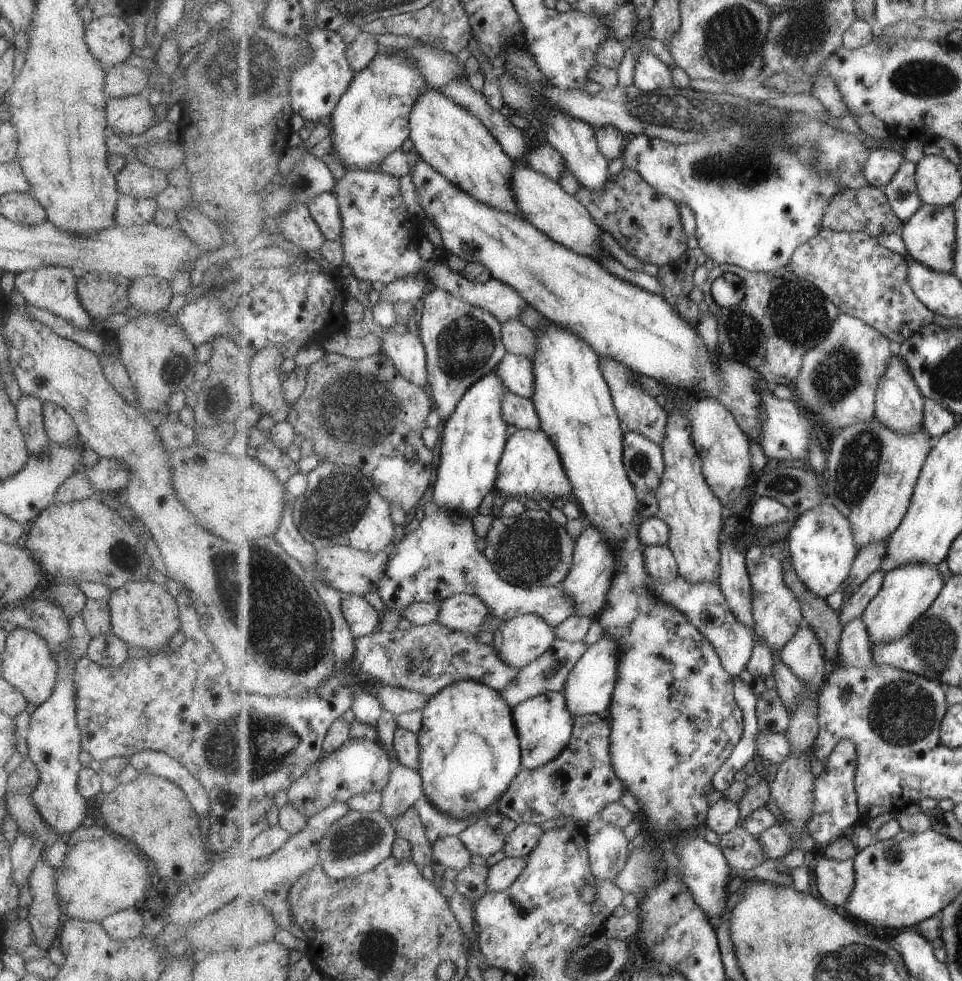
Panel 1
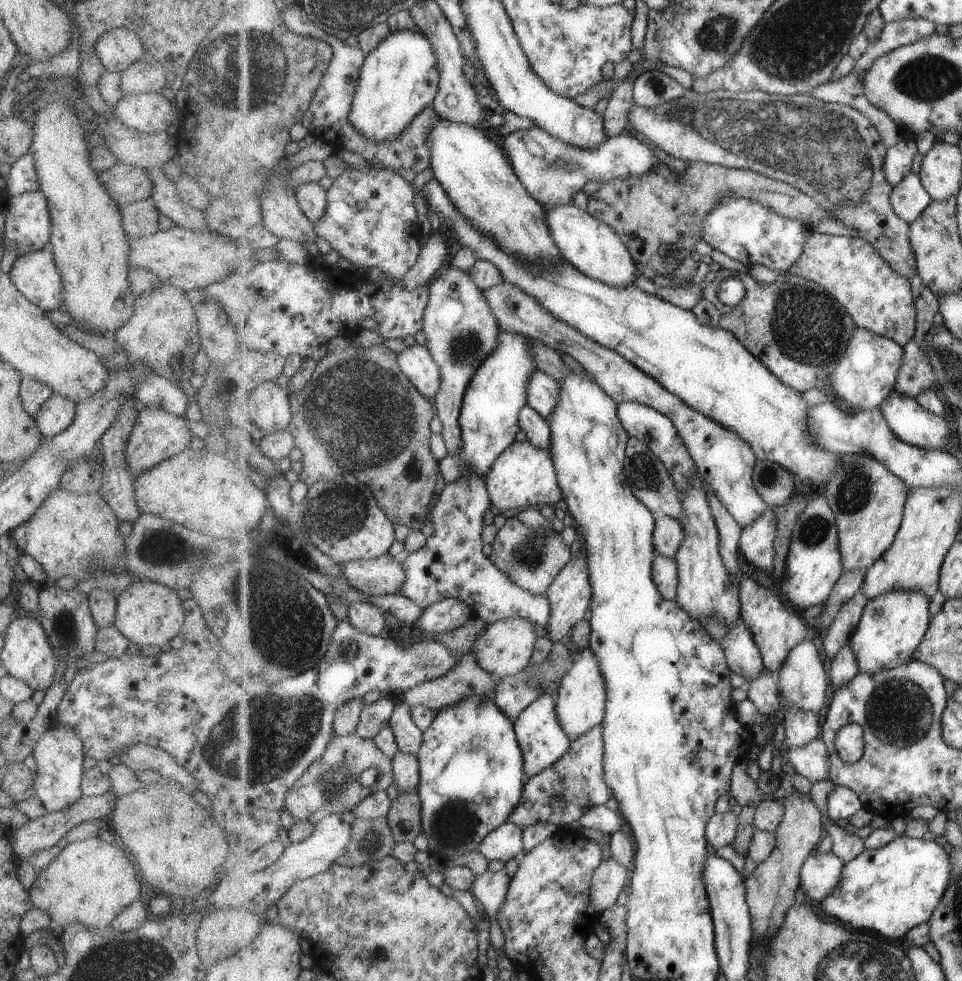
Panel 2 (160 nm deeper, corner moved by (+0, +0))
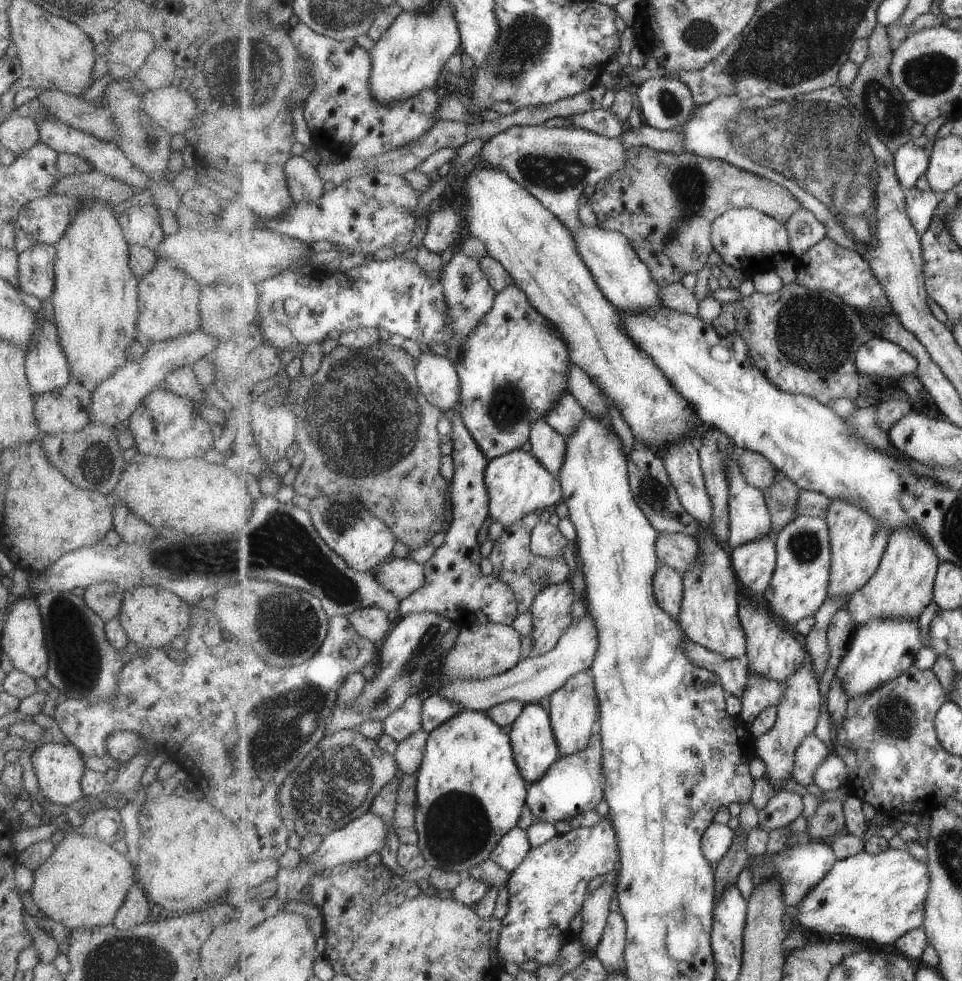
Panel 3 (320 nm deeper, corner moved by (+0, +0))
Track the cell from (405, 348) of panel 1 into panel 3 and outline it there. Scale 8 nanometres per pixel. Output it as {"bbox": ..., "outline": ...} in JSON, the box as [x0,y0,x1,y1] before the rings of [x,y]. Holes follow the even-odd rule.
{"bbox":[416,353,462,415],"outline":[[[422,353],[417,357],[416,373],[426,397],[445,415],[459,408],[462,382],[456,364],[447,357]]]}

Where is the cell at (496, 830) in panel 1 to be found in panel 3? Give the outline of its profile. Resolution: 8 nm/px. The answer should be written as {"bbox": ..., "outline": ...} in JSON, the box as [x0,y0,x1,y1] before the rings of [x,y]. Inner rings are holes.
{"bbox":[490,826,532,873],"outline":[[[517,826],[498,842],[490,858],[512,873],[525,860],[532,847],[528,831]]]}

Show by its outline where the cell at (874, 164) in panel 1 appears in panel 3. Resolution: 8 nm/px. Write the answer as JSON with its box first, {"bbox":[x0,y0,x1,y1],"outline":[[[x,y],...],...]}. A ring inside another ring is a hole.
{"bbox":[894,135,936,190],"outline":[[[921,135],[916,139],[911,139],[894,155],[899,182],[906,189],[909,190],[915,187],[917,180],[923,174],[927,174],[936,140],[936,137],[933,140],[929,140],[927,136]]]}

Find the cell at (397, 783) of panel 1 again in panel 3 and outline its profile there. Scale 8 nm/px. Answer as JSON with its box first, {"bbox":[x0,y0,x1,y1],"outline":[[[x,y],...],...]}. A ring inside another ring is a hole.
{"bbox":[394,728,430,775],"outline":[[[421,728],[404,738],[394,752],[398,766],[403,774],[417,775],[421,768],[430,737],[425,729]]]}

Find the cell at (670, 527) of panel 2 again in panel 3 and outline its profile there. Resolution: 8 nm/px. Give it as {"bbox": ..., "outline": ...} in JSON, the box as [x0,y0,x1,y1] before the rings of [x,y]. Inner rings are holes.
{"bbox":[656,533,700,574],"outline":[[[661,533],[656,546],[661,564],[669,565],[682,574],[698,562],[700,544],[692,536]]]}

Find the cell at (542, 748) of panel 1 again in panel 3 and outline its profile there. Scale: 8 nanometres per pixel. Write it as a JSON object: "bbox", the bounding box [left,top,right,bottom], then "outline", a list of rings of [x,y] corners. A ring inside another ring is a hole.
{"bbox":[509,703,563,784],"outline":[[[536,703],[526,705],[521,716],[509,729],[518,767],[528,784],[541,780],[543,775],[563,757],[552,728],[550,712],[542,705]]]}

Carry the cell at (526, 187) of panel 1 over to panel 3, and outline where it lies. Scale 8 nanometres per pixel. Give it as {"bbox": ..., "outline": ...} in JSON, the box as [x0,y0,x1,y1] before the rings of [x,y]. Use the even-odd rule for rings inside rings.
{"bbox":[574,225,663,313],"outline":[[[582,225],[574,234],[579,252],[586,260],[595,280],[605,293],[605,296],[619,311],[635,313],[663,305],[660,295],[660,284],[654,279],[651,267],[635,250],[634,244],[623,233],[608,231],[601,226],[589,228]]]}

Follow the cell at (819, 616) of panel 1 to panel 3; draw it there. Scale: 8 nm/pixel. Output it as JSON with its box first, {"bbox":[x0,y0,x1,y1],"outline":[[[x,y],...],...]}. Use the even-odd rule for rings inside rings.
{"bbox":[763,468,802,534],"outline":[[[776,468],[775,482],[763,491],[772,516],[773,533],[779,534],[797,518],[796,510],[801,491],[802,488],[794,480]]]}

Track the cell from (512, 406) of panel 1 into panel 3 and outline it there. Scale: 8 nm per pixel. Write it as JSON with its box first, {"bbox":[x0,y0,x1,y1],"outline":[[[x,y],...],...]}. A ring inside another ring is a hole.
{"bbox":[530,418,568,476],"outline":[[[546,418],[533,424],[530,434],[531,453],[535,455],[549,472],[560,476],[566,459],[568,440],[551,426]]]}

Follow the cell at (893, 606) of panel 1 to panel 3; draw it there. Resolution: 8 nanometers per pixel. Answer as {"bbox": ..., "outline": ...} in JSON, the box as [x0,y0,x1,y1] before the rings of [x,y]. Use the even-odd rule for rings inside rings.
{"bbox":[836,617,922,700],"outline":[[[871,617],[869,622],[857,628],[854,633],[847,652],[837,667],[836,678],[843,681],[843,688],[850,700],[872,693],[907,672],[914,665],[915,656],[922,646],[916,620]]]}

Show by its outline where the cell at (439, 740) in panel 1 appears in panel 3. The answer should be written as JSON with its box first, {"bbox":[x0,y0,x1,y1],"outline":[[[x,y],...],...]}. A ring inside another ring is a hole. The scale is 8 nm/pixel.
{"bbox":[416,708,529,875],"outline":[[[465,708],[433,732],[427,743],[421,768],[418,770],[416,834],[429,869],[468,875],[473,867],[490,858],[498,842],[519,824],[526,807],[529,784],[516,761],[510,729],[501,728],[488,711]]]}

